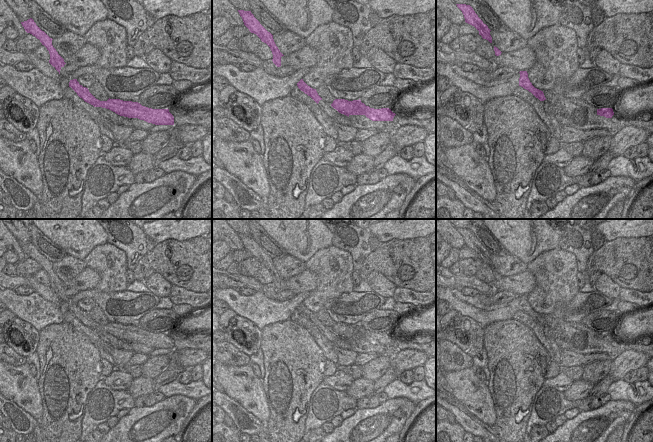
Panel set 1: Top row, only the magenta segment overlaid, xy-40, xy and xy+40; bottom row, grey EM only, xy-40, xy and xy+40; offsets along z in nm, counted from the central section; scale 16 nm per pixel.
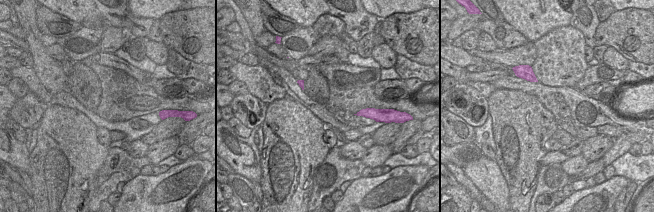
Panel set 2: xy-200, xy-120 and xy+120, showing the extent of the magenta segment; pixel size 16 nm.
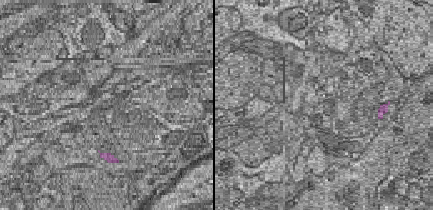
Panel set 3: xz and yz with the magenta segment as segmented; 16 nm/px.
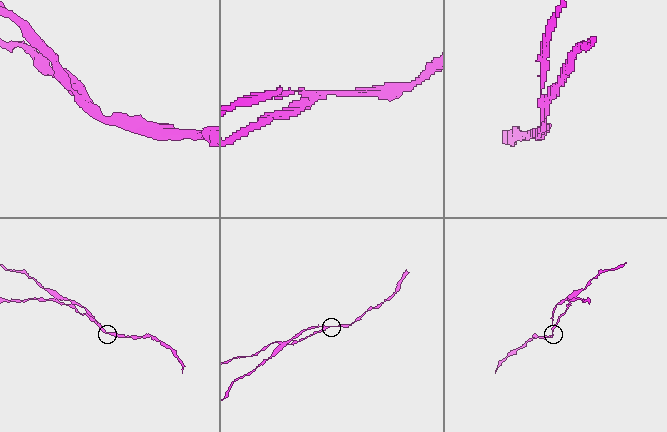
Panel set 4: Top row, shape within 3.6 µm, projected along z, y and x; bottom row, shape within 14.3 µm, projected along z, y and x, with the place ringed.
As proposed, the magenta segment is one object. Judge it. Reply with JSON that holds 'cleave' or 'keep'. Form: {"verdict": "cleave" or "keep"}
{"verdict": "cleave"}

